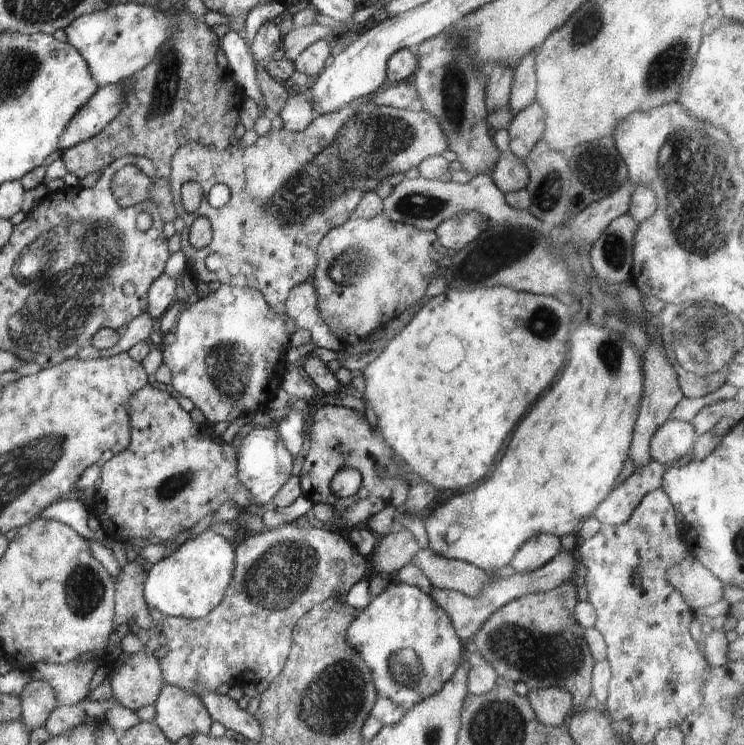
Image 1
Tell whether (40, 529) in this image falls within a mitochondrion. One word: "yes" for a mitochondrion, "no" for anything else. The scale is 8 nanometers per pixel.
no

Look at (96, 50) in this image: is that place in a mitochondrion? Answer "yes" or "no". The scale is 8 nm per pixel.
no

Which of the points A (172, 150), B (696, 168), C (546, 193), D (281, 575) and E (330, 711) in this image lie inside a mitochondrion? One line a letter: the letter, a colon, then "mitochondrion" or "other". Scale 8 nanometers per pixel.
A: other
B: mitochondrion
C: mitochondrion
D: mitochondrion
E: mitochondrion

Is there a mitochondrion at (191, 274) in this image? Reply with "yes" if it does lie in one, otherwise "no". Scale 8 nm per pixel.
no

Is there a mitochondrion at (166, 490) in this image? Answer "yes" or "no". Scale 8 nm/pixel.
yes

